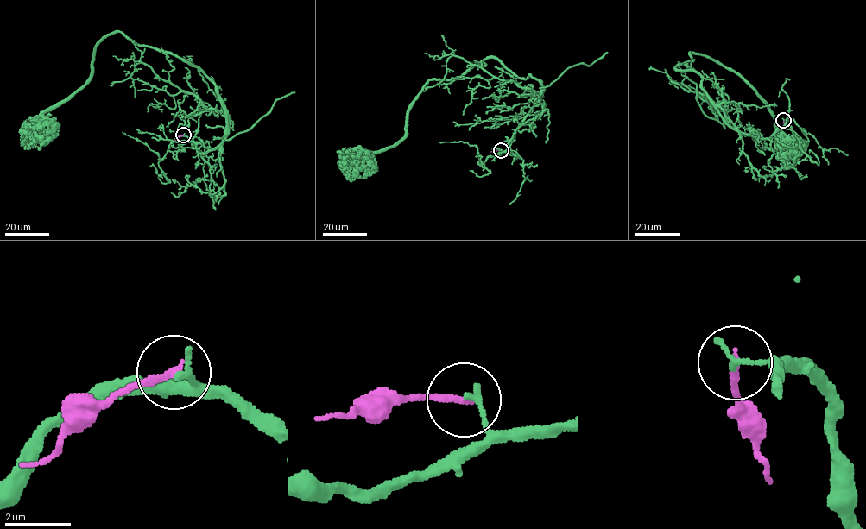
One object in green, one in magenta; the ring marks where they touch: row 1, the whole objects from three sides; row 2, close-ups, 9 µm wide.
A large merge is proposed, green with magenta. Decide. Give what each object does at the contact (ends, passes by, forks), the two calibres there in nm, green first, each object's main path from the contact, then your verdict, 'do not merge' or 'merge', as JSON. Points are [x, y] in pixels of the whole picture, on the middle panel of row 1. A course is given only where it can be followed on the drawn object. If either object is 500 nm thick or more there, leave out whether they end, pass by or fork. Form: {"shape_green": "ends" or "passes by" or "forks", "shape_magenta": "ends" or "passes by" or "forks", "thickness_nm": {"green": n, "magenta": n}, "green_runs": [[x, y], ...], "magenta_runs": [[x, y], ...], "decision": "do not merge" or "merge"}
{"shape_green": "ends", "shape_magenta": "ends", "thickness_nm": {"green": 170, "magenta": 200}, "green_runs": [[501, 150], [544, 88], [492, 58], [429, 80], [406, 135], [348, 167], [348, 156]], "magenta_runs": [[501, 150], [490, 151]], "decision": "do not merge"}

